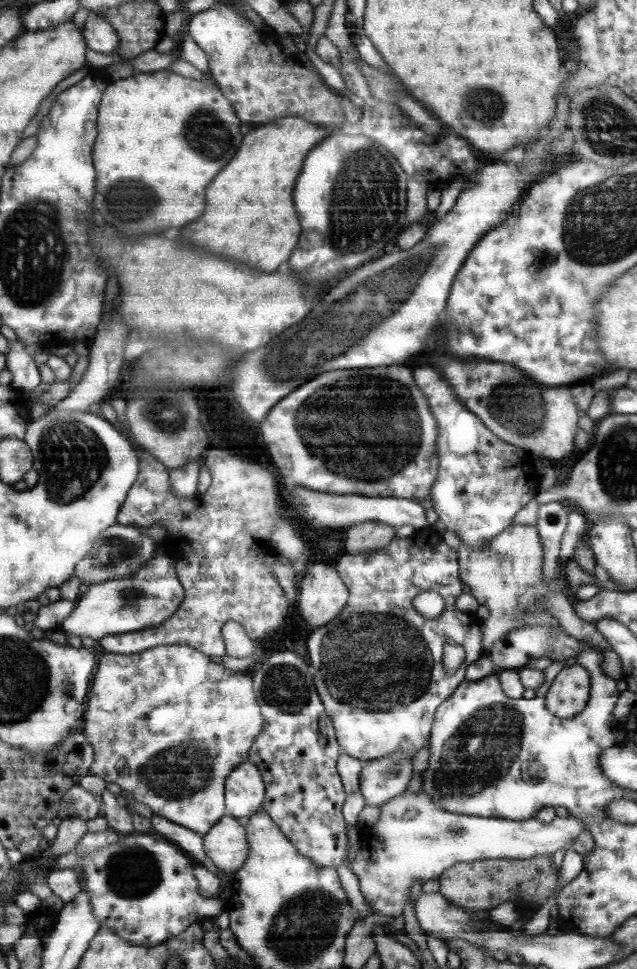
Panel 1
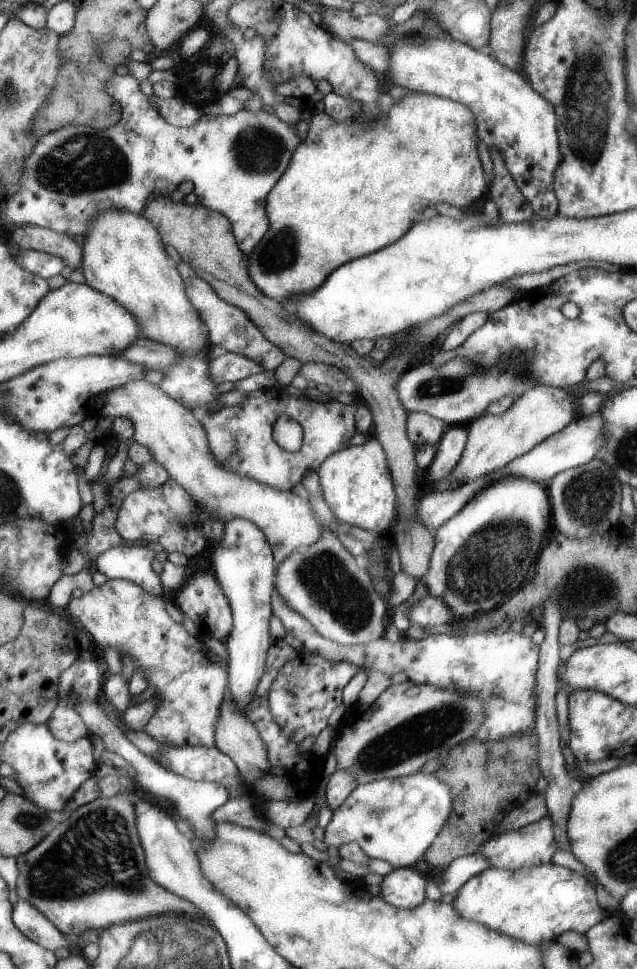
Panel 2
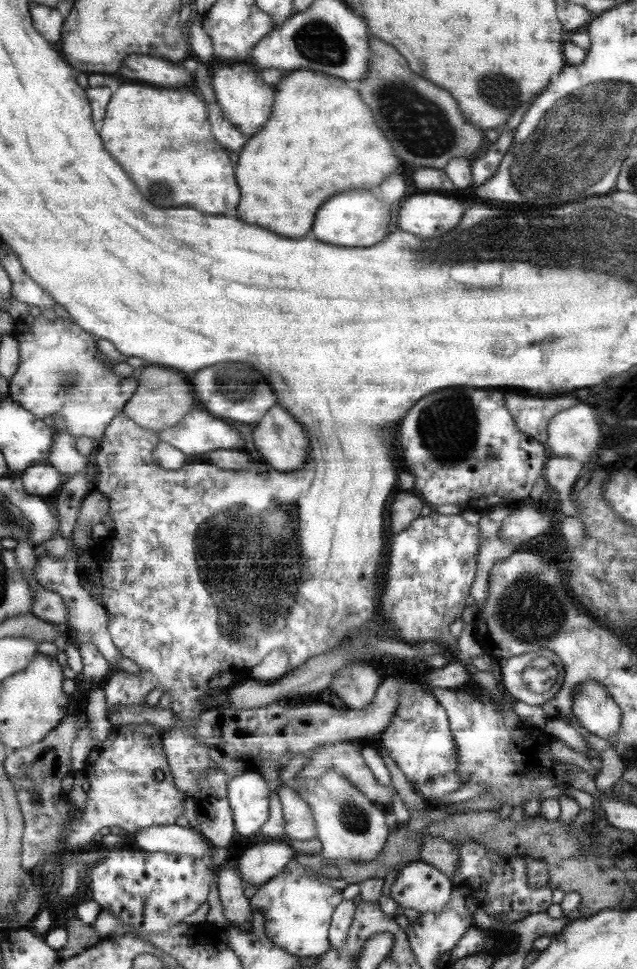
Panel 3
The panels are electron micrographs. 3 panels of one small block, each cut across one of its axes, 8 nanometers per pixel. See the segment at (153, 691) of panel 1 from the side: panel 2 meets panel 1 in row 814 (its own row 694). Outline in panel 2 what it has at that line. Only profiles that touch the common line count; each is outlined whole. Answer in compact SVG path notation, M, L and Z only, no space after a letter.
M108 579L108 581L102 585L95 587L87 594L83 594L79 598L71 599L67 605L67 610L71 618L80 620L84 625L86 633L94 640L103 650L105 648L114 647L119 650L122 656L130 654L136 662L136 670L142 668L144 670L145 678L149 684L155 686L155 694L153 697L159 698L158 710L152 715L152 718L143 726L143 729L152 737L155 738L161 745L168 745L169 747L179 747L184 745L200 745L200 746L216 746L216 730L218 718L220 718L220 710L224 700L226 698L227 685L229 684L228 670L226 663L222 663L221 659L215 651L210 650L204 643L204 640L200 636L191 636L185 629L184 625L177 624L168 612L166 611L166 603L162 596L151 595L149 591L144 590L141 586L138 586L135 582L126 579Z

